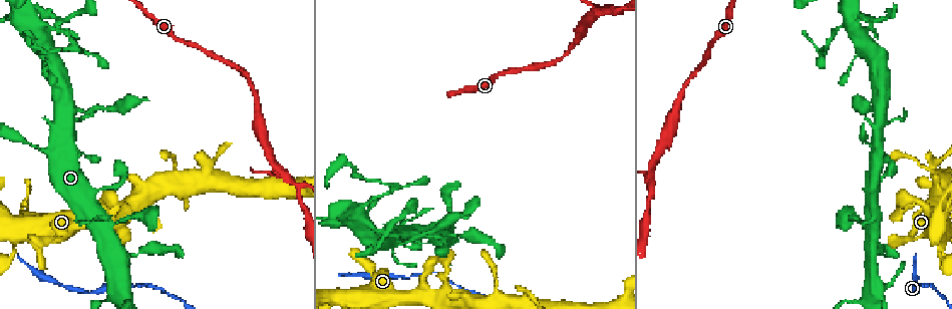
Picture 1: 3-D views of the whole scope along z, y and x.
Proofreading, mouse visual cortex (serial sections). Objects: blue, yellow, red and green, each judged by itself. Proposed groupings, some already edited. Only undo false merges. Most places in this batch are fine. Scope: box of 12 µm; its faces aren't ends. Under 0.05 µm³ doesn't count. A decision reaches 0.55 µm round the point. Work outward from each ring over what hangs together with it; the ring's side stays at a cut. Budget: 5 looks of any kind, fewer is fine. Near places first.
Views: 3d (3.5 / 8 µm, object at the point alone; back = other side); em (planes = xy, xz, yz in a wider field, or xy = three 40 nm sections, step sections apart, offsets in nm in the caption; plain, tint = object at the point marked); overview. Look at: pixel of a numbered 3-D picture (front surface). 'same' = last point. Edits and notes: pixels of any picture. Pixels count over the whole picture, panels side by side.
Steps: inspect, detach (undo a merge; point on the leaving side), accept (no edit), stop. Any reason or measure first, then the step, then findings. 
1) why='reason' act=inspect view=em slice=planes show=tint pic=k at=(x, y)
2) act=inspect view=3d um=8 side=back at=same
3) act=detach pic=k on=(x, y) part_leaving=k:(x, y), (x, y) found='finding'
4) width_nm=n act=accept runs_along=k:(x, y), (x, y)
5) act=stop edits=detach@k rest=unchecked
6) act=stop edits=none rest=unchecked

why='three-way junction' act=inspect view=3d um=8 pic=1 at=(652, 164)

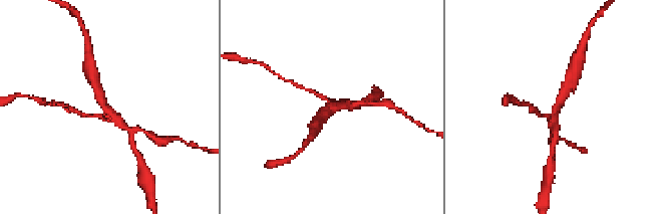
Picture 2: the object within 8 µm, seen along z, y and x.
why='zoom in' act=inspect view=3d um=3.5 pic=2 at=(559, 106)

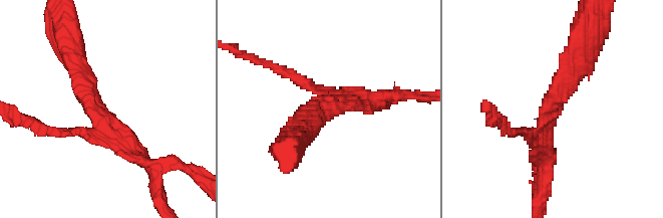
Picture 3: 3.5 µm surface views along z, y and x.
arm_widths_nm=150,200,300 act=detach pic=3 on=(198, 173) part_leaving=3:(97, 130), (51, 133), (39, 121) found='two cells meet here'

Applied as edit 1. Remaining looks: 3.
act=inspect view=overview

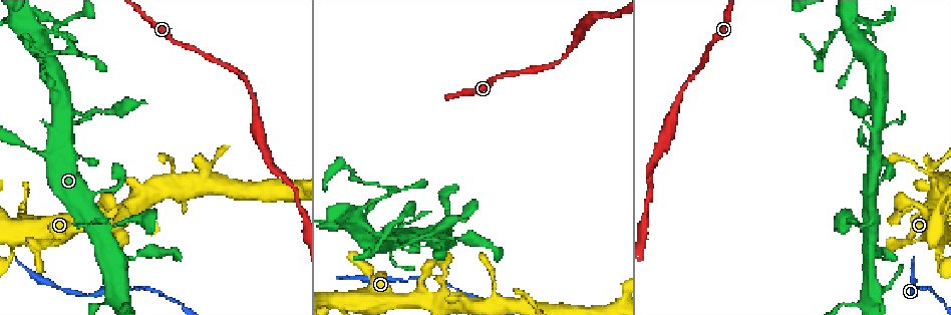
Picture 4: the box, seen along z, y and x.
why='narrows sharply' act=inspect view=3d um=3.5 pic=4 at=(73, 114)

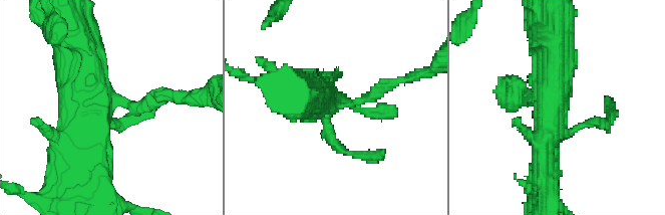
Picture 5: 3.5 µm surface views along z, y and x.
why='need the tissue' act=inspect view=em slice=xy step=1 show=tint pic=5 at=(332, 105)

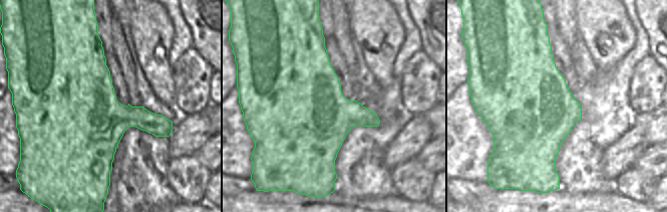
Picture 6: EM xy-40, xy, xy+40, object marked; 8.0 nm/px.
act=accept runs_along=5:(92, 171), (92, 90), (73, 35) found='all the same cell'

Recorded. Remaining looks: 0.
act=stop edits=detach@3 rest=unchecked

